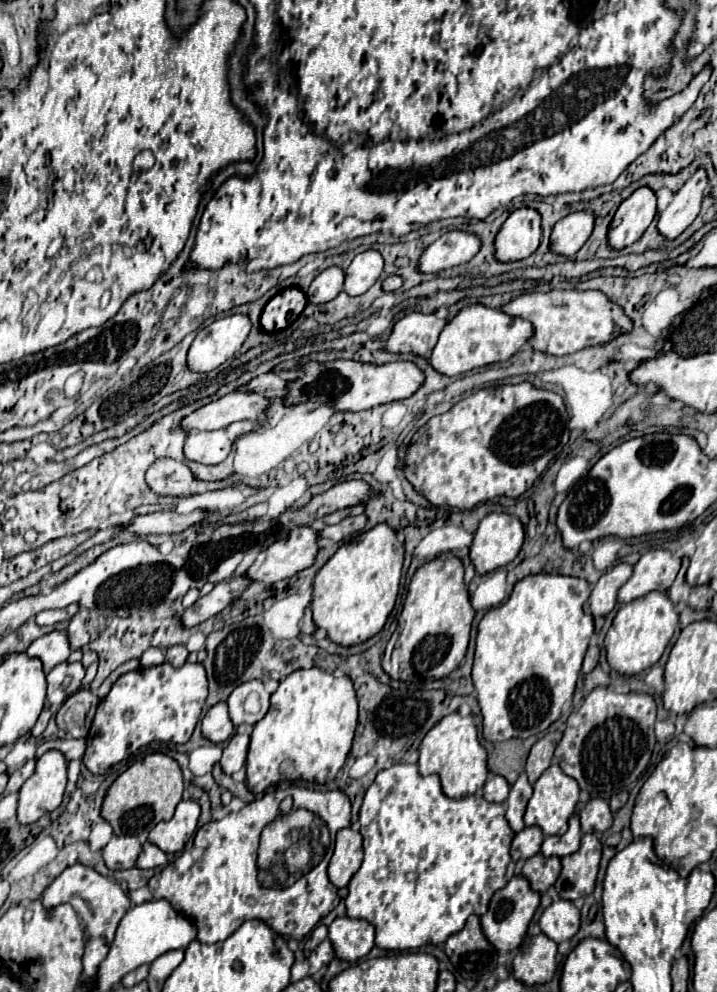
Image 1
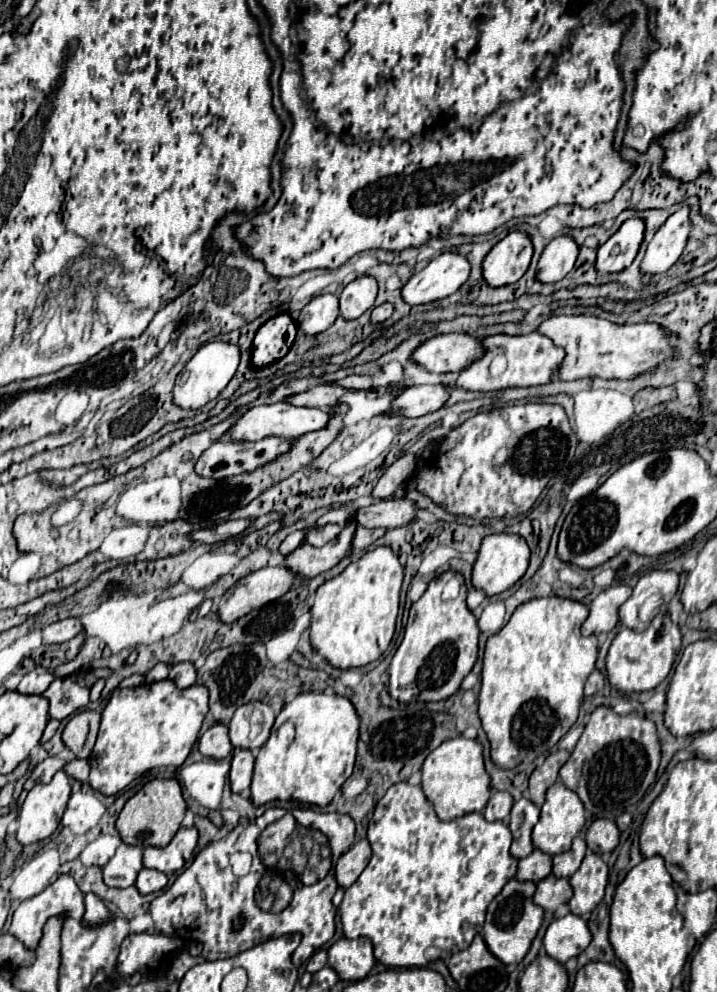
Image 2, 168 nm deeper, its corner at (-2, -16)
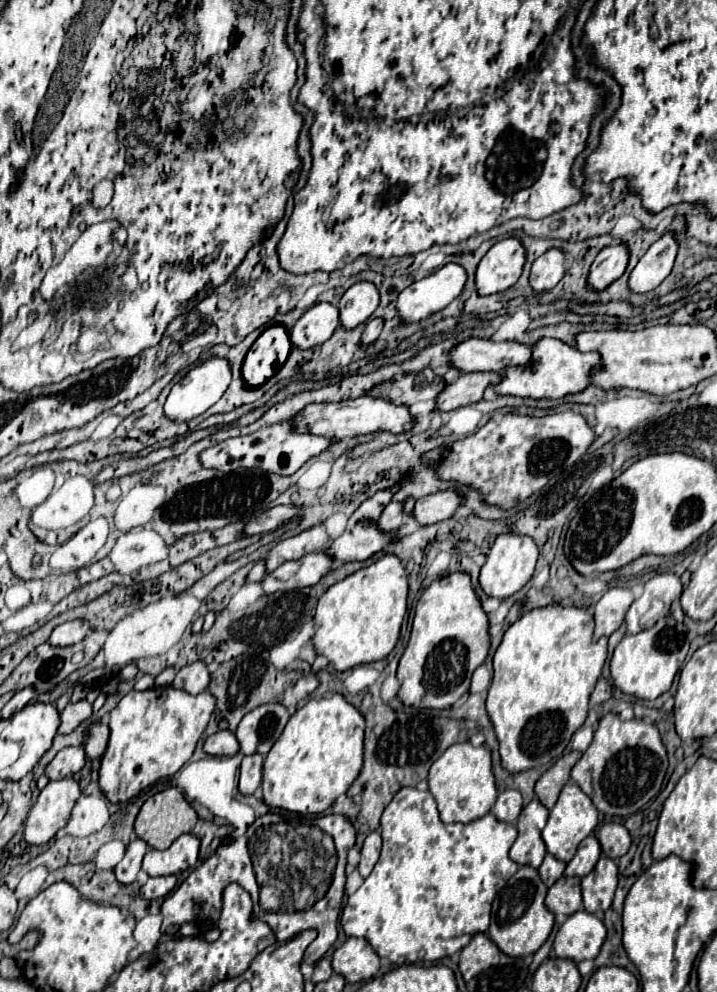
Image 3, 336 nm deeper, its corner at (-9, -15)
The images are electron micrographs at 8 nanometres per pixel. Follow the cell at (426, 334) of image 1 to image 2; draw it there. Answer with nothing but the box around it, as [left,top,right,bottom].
[412,334,486,372]

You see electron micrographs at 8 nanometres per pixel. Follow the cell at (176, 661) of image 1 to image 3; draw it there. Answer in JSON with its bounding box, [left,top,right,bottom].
[173,661,209,693]

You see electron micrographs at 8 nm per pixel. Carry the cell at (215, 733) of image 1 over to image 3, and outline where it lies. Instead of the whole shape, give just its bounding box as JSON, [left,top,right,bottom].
[203,729,239,755]

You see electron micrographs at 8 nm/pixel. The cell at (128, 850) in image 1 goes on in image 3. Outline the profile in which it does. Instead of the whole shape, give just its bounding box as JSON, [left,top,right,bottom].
[113,839,147,885]

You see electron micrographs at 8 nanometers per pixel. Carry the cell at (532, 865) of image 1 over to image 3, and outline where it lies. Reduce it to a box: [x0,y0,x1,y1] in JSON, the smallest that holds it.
[545,877,581,915]

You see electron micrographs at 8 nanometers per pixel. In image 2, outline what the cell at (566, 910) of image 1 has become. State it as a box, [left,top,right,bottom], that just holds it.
[544,914,592,964]

